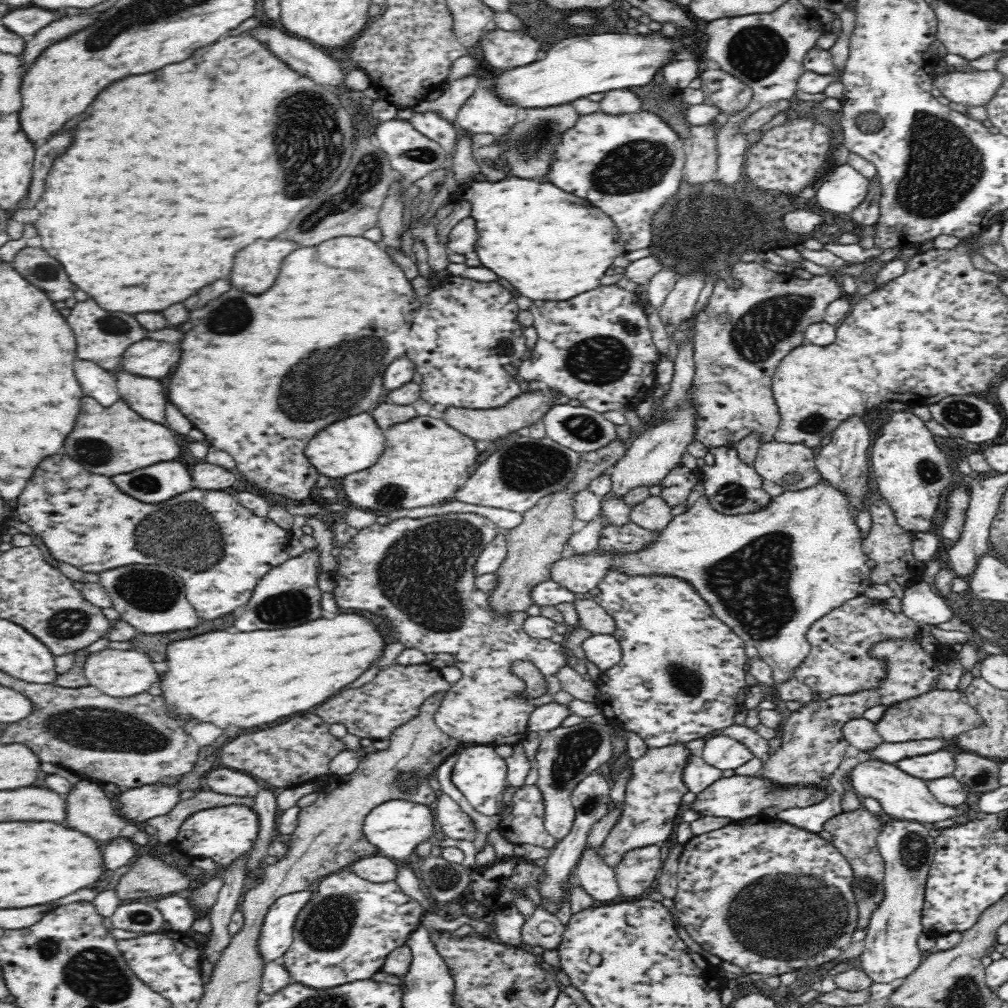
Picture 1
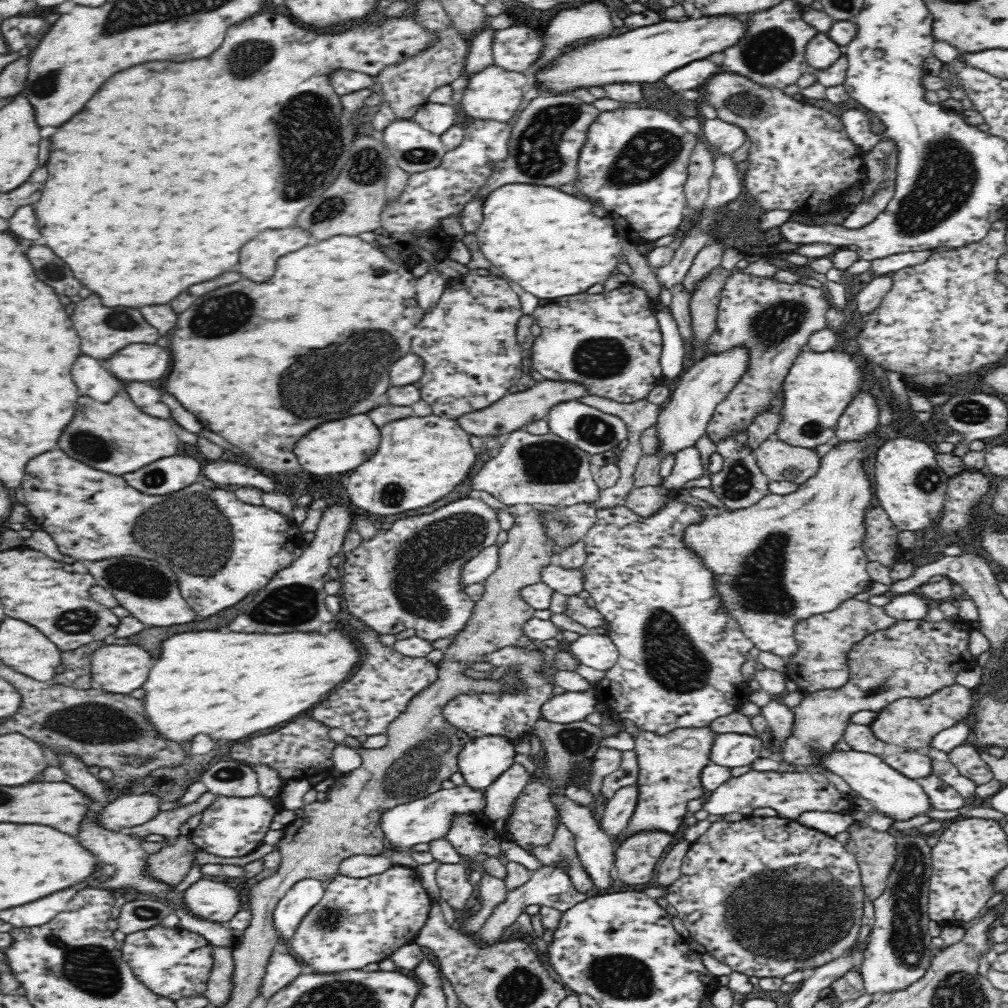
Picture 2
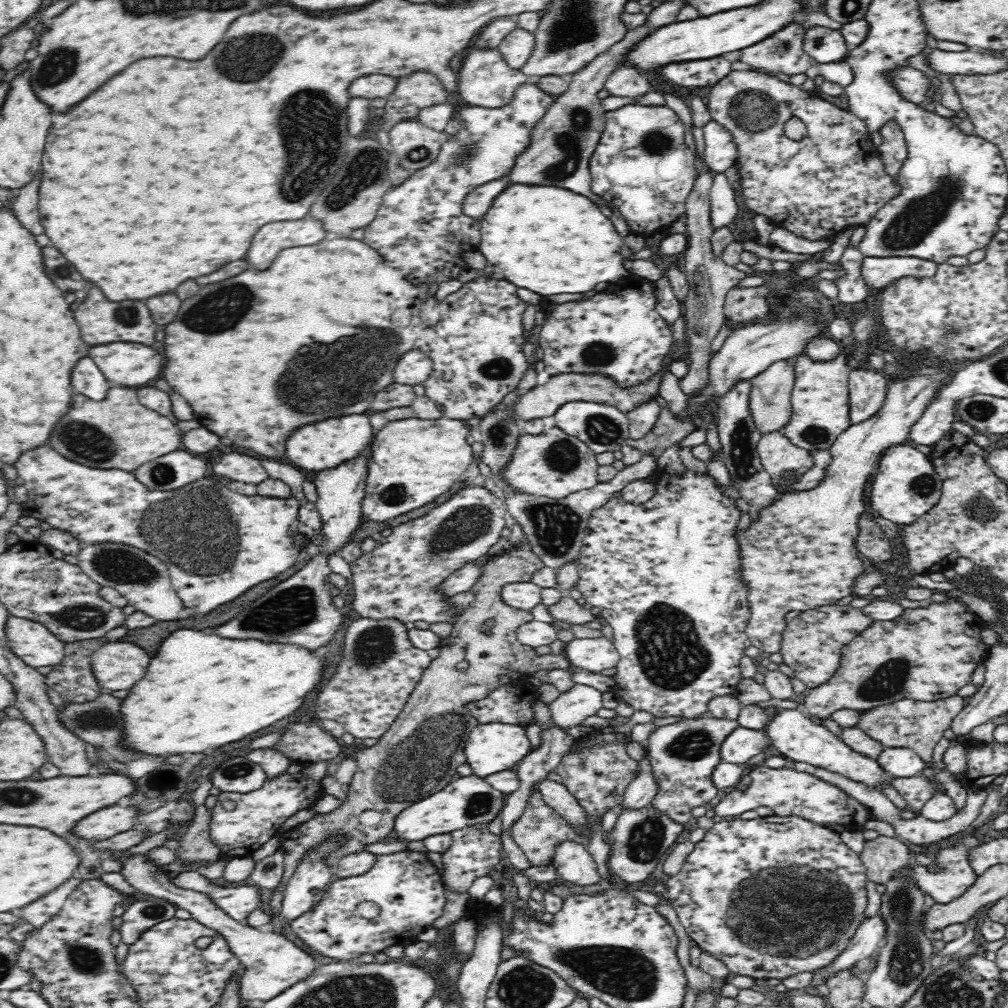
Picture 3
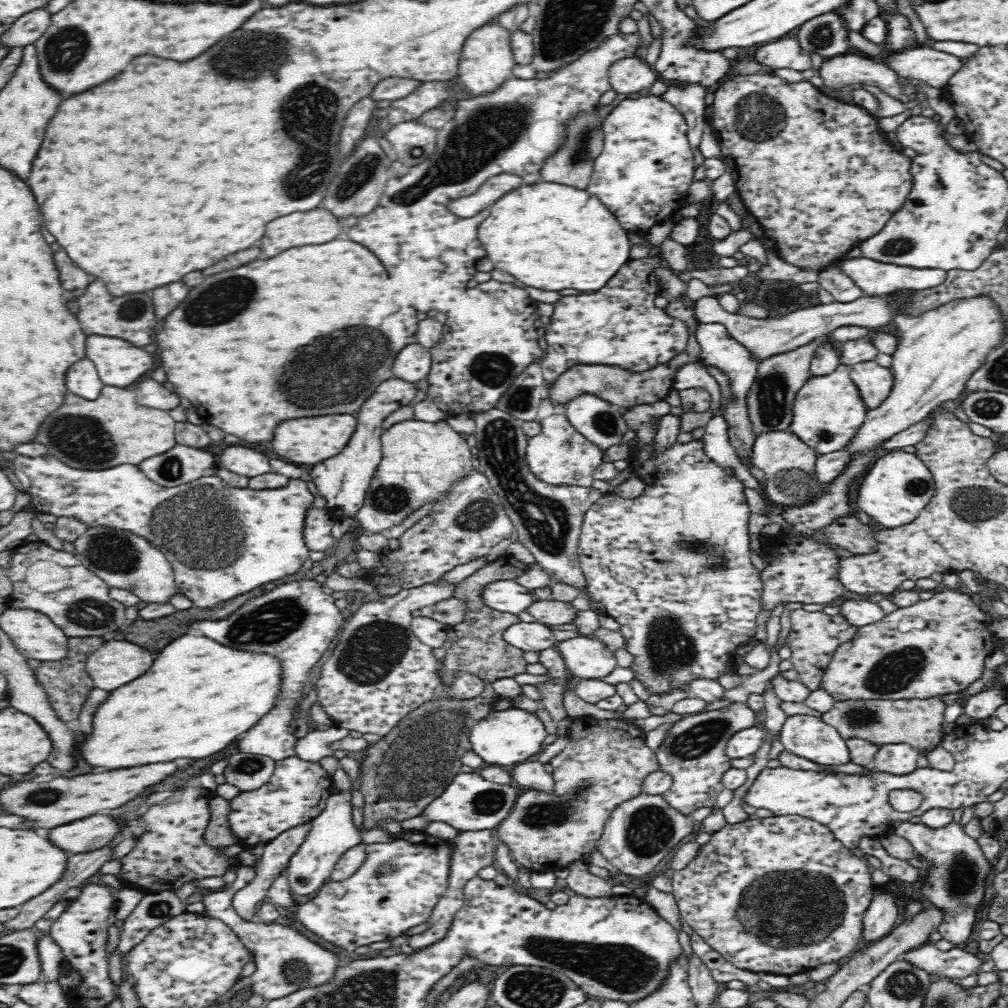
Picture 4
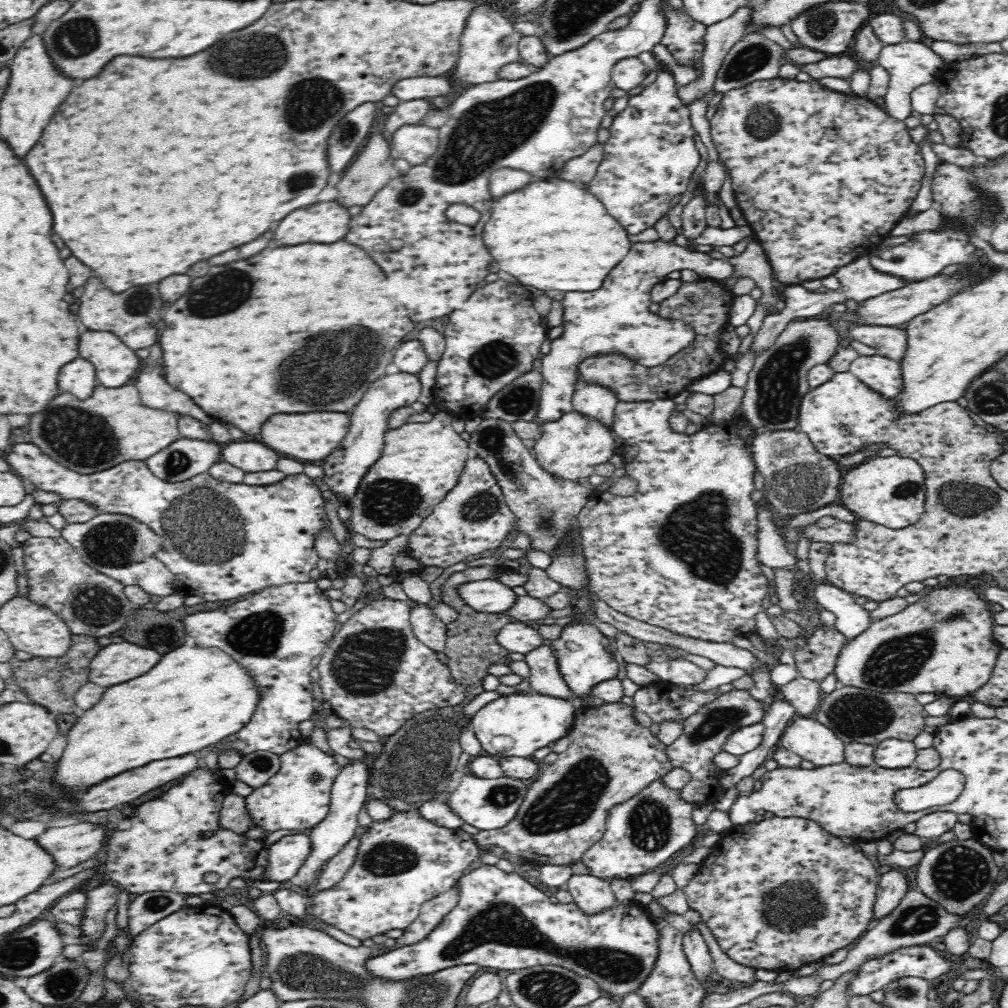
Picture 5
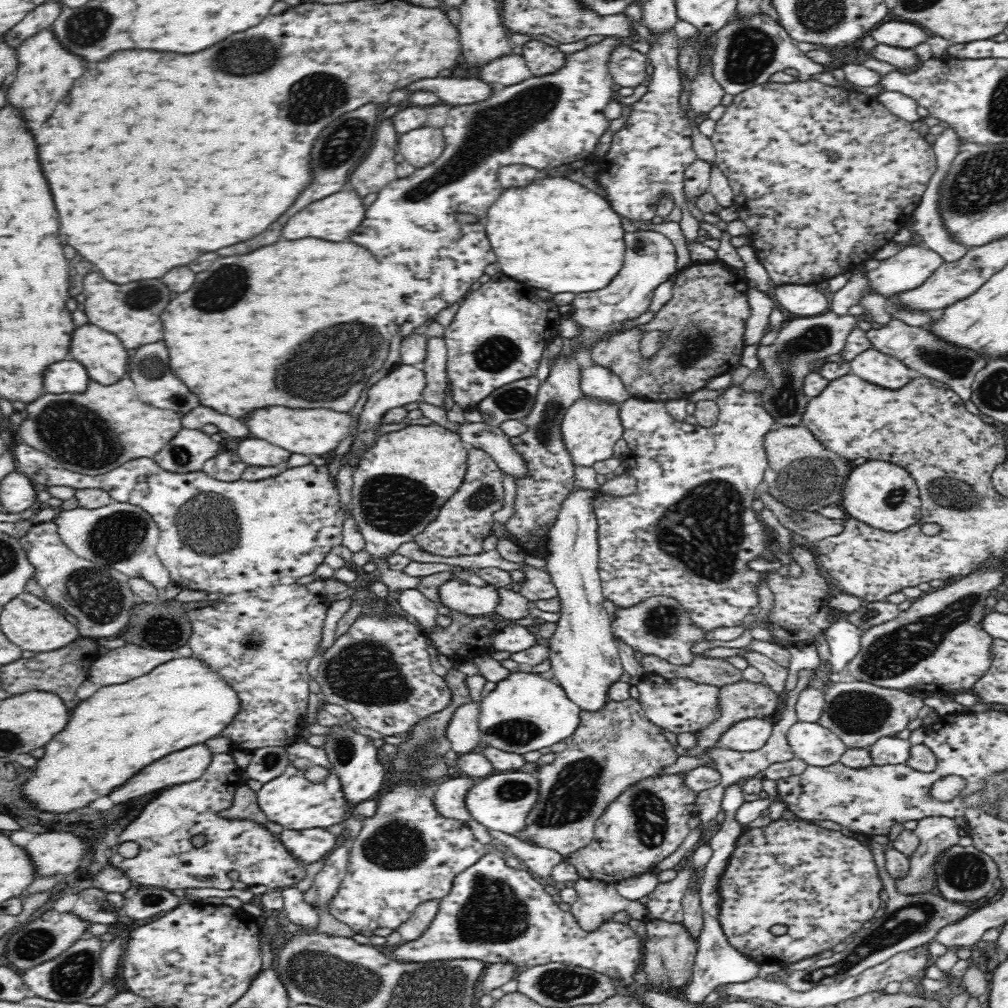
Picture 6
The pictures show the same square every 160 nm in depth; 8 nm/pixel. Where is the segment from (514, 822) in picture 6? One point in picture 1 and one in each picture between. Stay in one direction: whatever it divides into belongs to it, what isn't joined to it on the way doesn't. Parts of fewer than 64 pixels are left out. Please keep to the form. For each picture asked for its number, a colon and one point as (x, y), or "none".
1: (396, 828)
2: (427, 819)
3: (470, 800)
4: (470, 803)
5: (488, 804)

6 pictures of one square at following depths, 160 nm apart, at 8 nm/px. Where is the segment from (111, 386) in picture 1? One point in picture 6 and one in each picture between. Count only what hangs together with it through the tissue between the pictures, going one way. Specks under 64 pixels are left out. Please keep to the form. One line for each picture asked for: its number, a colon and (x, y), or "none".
2: (92, 379)
3: (86, 379)
4: (82, 380)
5: (78, 378)
6: (68, 376)

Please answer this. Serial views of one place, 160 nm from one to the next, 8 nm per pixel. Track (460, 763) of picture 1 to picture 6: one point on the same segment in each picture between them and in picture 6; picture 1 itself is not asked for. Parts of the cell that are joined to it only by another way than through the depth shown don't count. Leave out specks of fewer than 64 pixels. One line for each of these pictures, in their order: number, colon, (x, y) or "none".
2: (482, 760)
3: (494, 747)
4: (505, 738)
5: (517, 724)
6: (525, 712)

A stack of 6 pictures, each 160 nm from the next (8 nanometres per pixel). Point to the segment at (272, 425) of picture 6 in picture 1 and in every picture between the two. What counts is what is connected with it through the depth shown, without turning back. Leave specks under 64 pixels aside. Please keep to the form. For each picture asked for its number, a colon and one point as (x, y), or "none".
1: (354, 444)
2: (334, 448)
3: (314, 447)
4: (308, 441)
5: (312, 436)

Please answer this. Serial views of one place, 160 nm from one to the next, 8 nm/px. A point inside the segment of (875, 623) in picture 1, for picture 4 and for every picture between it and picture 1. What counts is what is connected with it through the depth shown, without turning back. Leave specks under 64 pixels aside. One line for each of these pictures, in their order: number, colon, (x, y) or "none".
2: (824, 640)
3: (811, 644)
4: (815, 636)

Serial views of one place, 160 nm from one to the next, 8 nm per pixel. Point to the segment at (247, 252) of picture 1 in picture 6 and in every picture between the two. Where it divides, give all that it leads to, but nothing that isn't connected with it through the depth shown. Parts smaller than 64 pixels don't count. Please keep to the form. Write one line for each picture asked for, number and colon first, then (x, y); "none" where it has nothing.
2: (258, 258)
3: (272, 238)
4: (301, 228)
5: (325, 222)
6: (336, 217)

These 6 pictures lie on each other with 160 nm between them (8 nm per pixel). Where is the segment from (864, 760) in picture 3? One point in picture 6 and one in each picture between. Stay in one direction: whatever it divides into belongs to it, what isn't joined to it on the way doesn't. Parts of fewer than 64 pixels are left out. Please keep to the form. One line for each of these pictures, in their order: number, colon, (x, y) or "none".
4: (807, 736)
5: (813, 741)
6: (818, 746)

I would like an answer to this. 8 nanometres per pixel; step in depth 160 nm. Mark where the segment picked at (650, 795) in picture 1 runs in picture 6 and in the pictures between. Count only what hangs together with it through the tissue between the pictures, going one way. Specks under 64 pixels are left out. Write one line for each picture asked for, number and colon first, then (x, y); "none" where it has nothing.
2: (671, 765)
3: (684, 755)
4: (693, 753)
5: (704, 734)
6: (743, 700)

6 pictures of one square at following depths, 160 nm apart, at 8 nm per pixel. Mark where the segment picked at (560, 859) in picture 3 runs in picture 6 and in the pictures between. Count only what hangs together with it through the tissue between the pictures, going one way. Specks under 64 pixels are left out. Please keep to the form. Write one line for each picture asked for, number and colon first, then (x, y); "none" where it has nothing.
4: (580, 880)
5: (591, 894)
6: (598, 901)

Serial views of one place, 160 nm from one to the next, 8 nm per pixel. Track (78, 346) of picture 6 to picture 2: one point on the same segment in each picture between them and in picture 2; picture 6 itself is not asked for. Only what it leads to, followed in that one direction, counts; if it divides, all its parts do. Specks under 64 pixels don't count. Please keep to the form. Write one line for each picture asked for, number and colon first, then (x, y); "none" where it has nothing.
2: (138, 362)
3: (128, 364)
4: (119, 363)
5: (115, 363)

